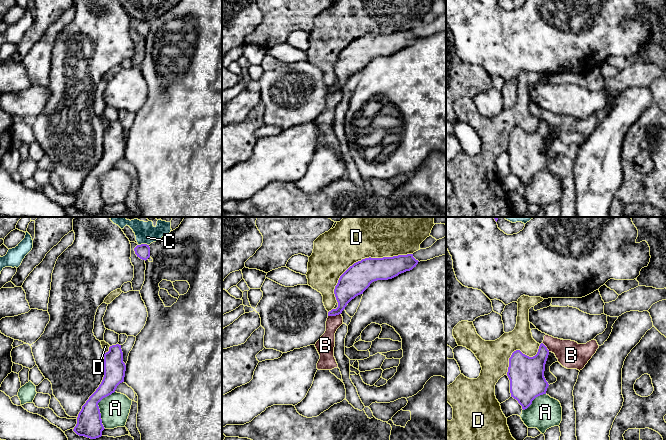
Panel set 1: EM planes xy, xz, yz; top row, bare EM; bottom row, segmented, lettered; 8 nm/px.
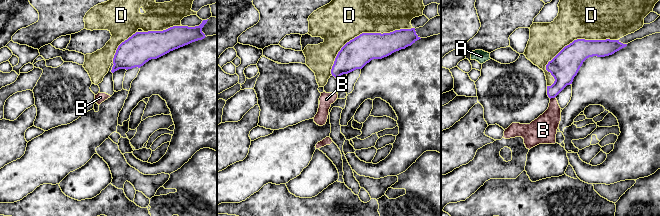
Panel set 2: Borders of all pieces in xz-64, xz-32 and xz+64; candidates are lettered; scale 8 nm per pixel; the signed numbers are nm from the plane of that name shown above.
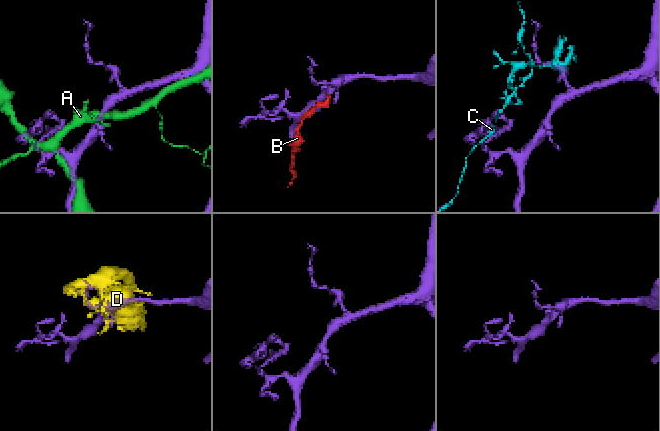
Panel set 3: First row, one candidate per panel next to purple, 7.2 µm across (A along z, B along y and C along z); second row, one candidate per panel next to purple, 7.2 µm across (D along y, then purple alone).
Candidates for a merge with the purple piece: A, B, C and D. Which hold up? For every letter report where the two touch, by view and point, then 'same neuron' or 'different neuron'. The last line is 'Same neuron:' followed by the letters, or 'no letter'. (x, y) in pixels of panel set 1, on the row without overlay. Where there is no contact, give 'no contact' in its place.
A: contact xy (98, 184); different neuron
B: contact xz (334, 91); different neuron
C: contact xy (143, 20); different neuron
D: contact xz (363, 35); different neuron
Same neuron: no letter

